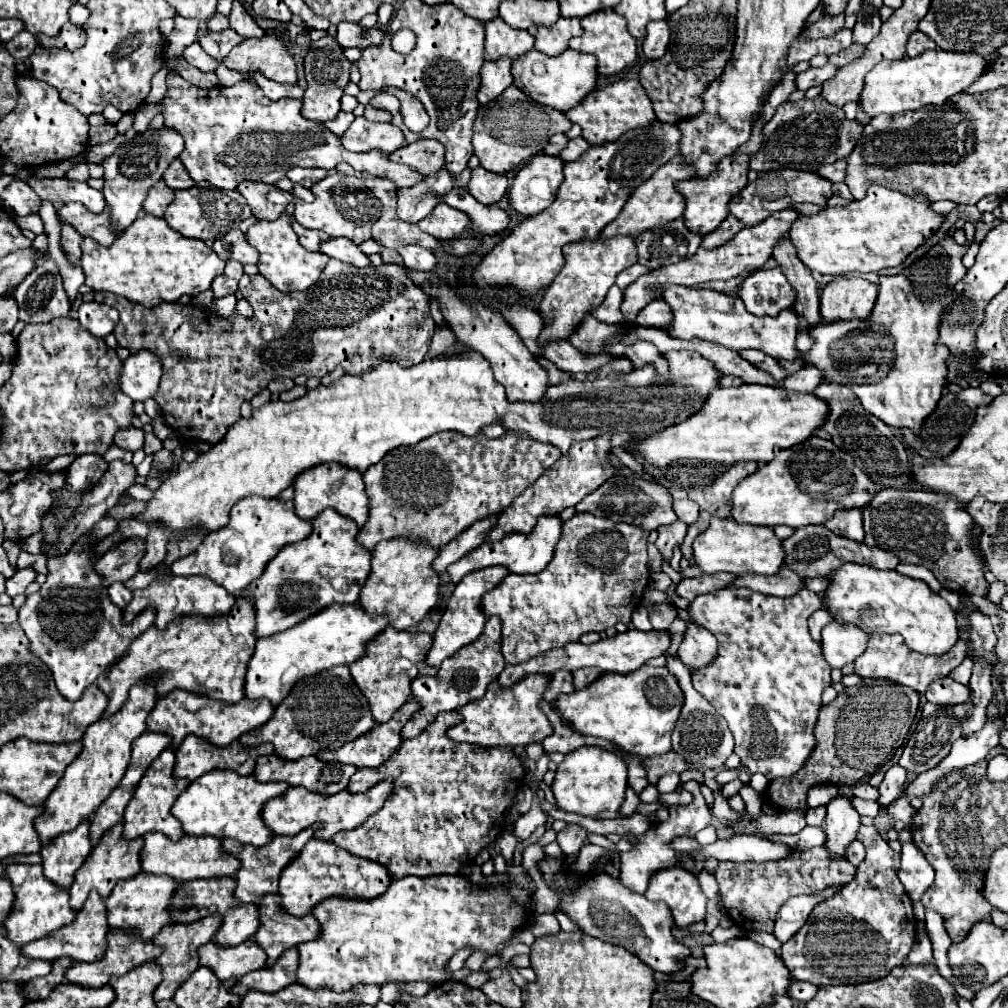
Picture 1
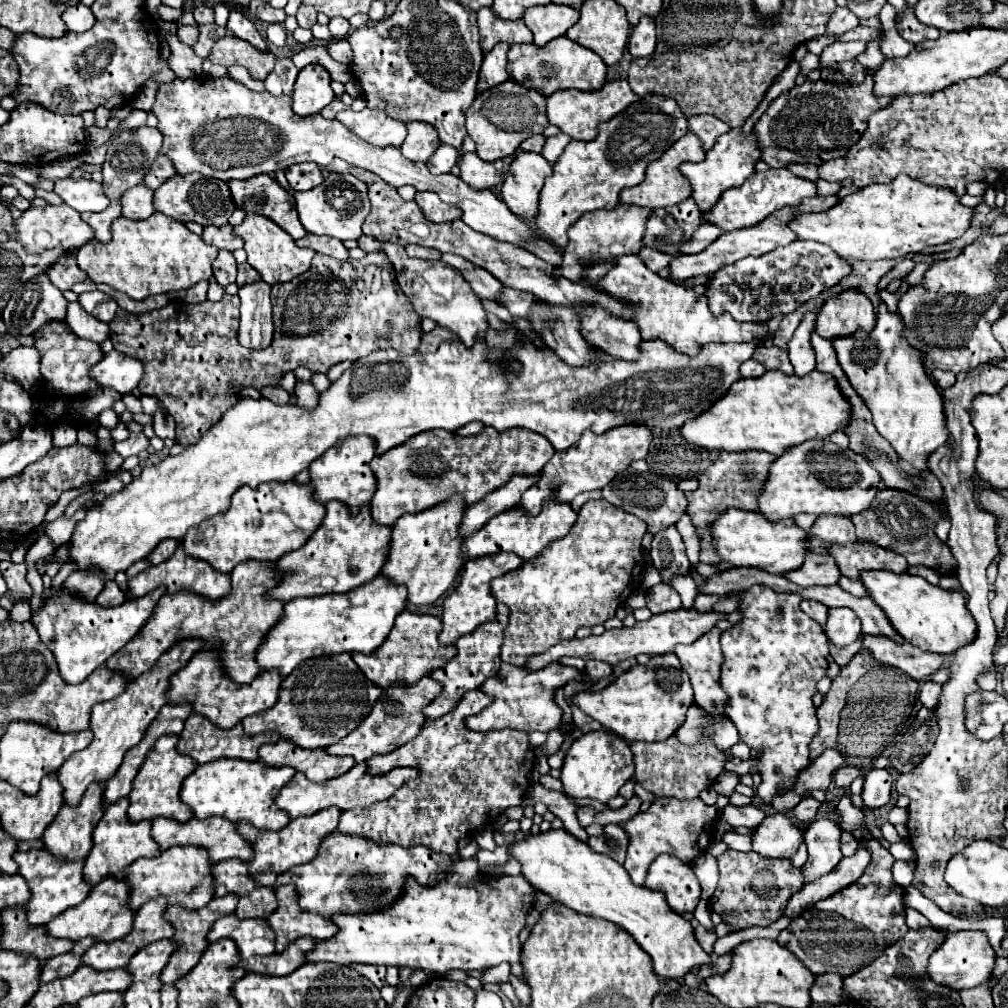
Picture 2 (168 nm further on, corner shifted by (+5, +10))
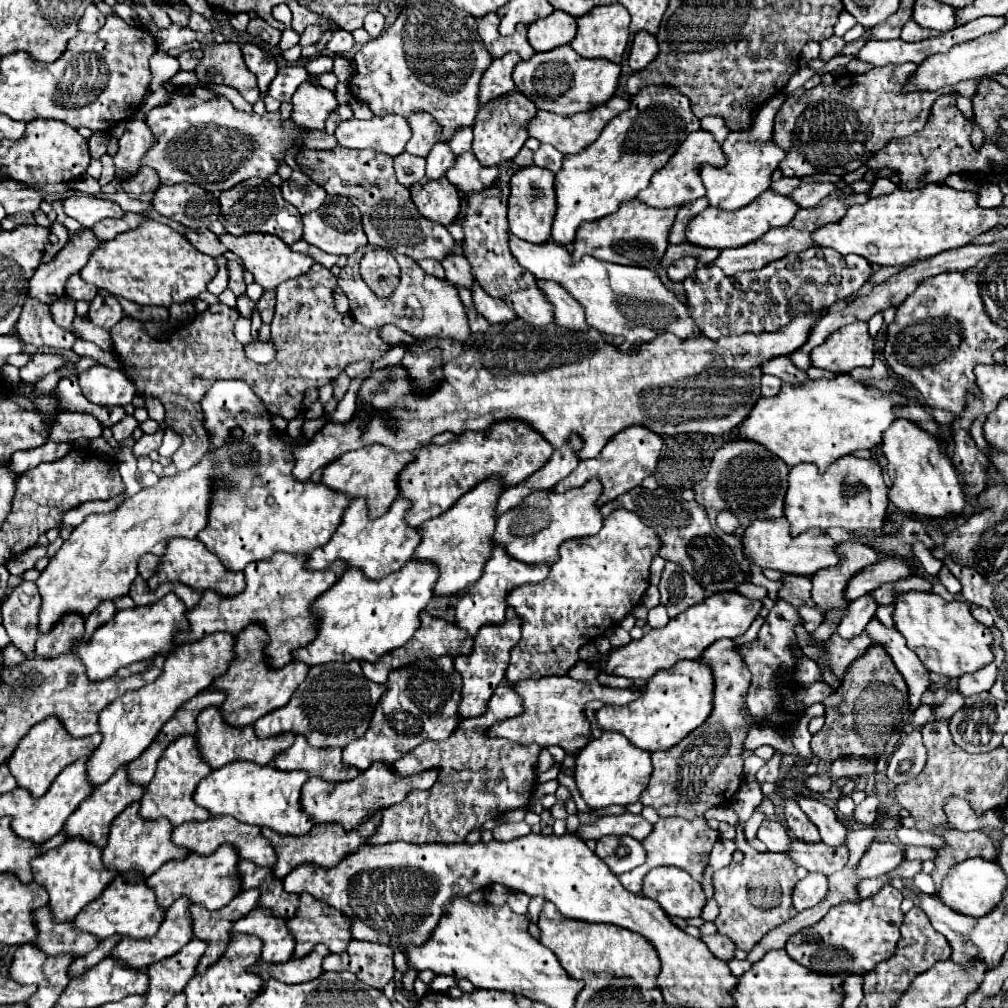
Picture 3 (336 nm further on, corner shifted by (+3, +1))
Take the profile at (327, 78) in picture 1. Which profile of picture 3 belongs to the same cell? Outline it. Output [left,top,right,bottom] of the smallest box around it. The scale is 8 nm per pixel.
[292,81,338,131]

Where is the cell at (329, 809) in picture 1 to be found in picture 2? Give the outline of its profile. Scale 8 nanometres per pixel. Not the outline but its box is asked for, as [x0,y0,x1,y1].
[276,764,420,818]

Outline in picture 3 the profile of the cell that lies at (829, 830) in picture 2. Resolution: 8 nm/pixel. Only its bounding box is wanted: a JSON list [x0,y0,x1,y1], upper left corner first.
[792,873,828,911]

